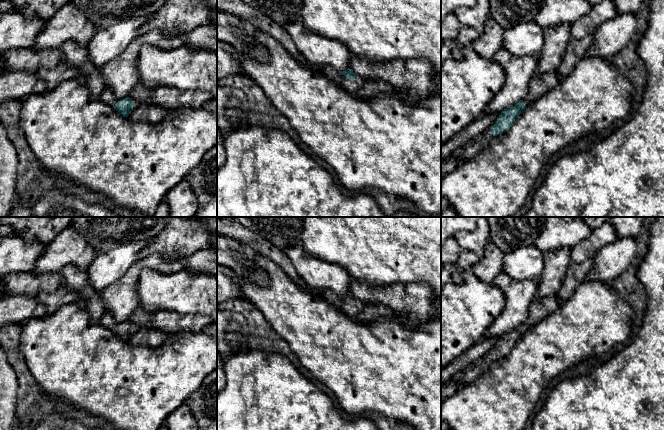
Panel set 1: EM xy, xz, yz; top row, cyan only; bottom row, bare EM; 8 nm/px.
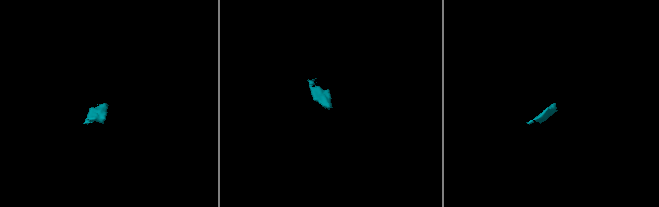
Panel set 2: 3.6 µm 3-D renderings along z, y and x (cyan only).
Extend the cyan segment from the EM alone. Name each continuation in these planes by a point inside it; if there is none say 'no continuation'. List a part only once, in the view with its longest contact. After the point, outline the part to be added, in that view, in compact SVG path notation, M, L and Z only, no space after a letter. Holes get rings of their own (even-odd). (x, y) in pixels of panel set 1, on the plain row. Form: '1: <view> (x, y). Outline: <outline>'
1: xz (350, 309). Outline: M321 289L319 292L326 302L332 307L340 310L352 319L357 319L357 314L361 305L358 301L355 303L347 303L330 289Z
2: yz (476, 368). Outline: M488 351L481 358L470 363L462 372L455 375L450 381L458 383L460 388L467 386L487 371L493 361L491 351Z

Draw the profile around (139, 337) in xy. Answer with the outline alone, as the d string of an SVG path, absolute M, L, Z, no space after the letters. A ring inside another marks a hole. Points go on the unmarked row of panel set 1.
M139 327L134 329L128 342L133 346L148 345L154 348L160 346L165 341L166 336L161 330Z

